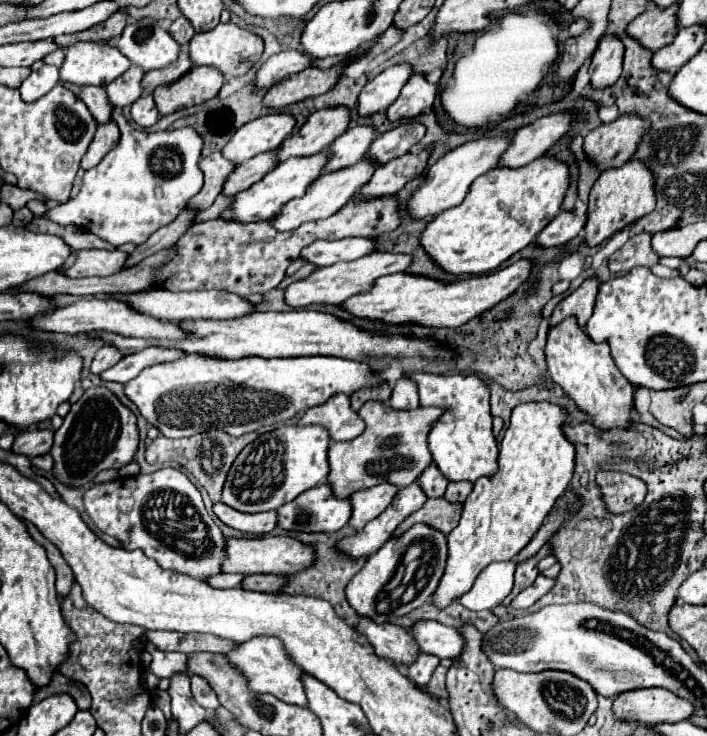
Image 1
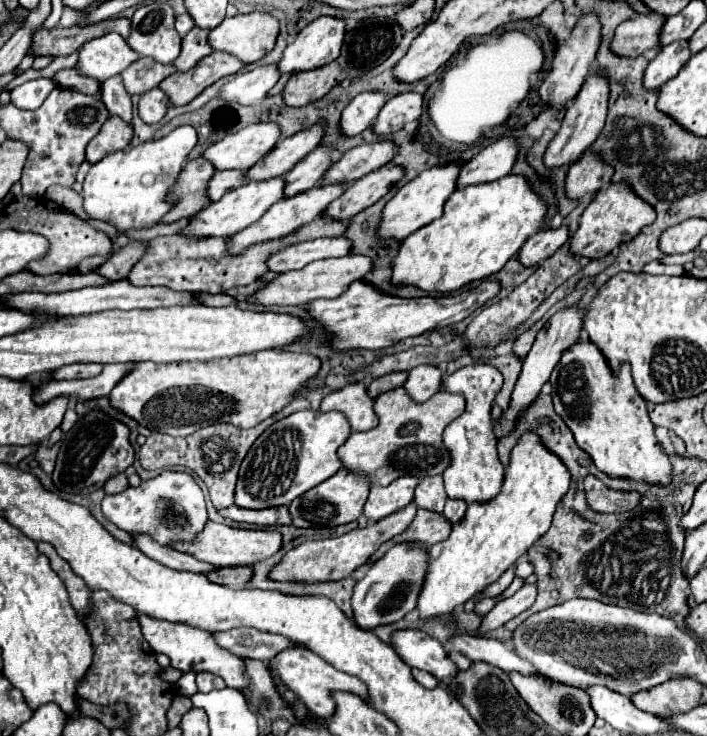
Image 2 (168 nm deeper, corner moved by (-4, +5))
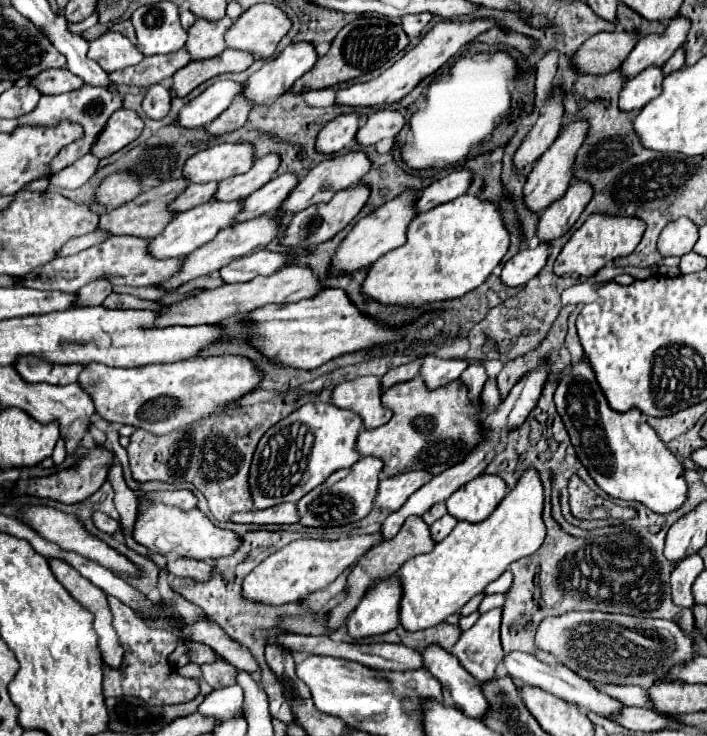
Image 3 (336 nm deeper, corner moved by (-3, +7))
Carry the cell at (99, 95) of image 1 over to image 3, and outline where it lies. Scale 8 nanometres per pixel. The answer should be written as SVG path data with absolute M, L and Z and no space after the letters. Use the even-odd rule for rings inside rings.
M50 68L40 72L38 76L32 78L32 84L40 88L40 94L62 94L68 90L78 90L84 86L84 82L68 72L66 68Z

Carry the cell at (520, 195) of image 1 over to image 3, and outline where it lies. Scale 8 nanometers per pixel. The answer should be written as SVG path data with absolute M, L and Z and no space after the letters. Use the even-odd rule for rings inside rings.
M462 194L418 214L408 228L406 244L372 264L362 292L386 306L422 306L424 302L460 298L478 288L492 274L508 248L510 232L504 228L502 212L496 202Z

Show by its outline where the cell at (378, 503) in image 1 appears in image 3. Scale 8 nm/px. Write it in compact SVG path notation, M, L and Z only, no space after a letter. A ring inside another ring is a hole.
M404 472L404 474L382 478L374 502L380 510L396 512L430 478L432 474L428 472Z

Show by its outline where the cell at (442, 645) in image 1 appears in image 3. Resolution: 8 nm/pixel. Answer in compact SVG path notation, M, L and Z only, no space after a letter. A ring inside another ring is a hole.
M508 652L504 654L502 658L502 666L508 670L508 674L512 678L518 678L522 680L524 684L530 684L530 686L538 686L574 706L578 706L582 712L594 712L594 714L600 714L600 716L616 716L624 710L624 704L612 696L608 696L606 692L600 692L594 684L590 684L588 680L576 676L572 670L564 668L564 666L552 666L552 664L546 664L542 662L540 658L536 658L534 654L528 654L528 652Z

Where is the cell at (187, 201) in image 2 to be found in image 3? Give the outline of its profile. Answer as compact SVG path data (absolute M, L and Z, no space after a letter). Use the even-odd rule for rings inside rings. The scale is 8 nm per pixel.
M180 176L176 180L166 180L162 184L158 184L156 188L140 194L136 200L114 208L110 212L106 212L104 216L100 216L100 228L108 230L116 236L124 236L124 234L132 234L132 236L140 236L140 238L156 238L172 220L178 212L170 210L170 204L188 188L190 180L186 176Z

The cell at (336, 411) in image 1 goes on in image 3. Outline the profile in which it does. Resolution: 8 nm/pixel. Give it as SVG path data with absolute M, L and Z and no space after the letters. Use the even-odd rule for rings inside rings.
M364 376L352 382L342 382L332 392L332 404L356 412L364 428L378 428L392 418L392 412L380 402L380 378Z

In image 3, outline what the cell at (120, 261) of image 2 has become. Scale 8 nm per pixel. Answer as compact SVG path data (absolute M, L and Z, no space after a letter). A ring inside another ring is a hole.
M98 278L98 280L92 280L90 284L86 284L84 288L80 288L78 292L78 300L80 304L78 306L88 306L88 304L102 304L104 298L112 294L112 282L106 280L106 278Z

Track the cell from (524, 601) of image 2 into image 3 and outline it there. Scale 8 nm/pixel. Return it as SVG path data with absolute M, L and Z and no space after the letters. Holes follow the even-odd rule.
M494 608L478 618L478 622L462 632L460 640L454 644L452 654L458 656L460 664L476 676L478 682L492 680L496 676L496 660L500 660L500 620L502 608Z

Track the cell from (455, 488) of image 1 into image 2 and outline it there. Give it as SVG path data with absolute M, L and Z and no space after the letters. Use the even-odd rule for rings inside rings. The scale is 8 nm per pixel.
M447 500L445 510L443 510L443 518L447 518L447 522L451 522L451 524L457 524L463 518L465 508L467 506L461 500Z

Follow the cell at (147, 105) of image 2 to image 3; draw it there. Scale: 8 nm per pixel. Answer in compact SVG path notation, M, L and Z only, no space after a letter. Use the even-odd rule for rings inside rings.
M156 84L156 86L150 86L146 90L146 96L144 96L144 102L142 102L142 110L146 112L148 118L152 120L160 120L168 114L170 110L170 90L164 88L162 84Z

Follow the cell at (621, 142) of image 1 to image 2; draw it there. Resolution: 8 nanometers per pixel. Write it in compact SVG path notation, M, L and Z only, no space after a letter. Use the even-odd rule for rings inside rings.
M589 152L573 166L569 166L565 178L565 196L569 200L581 200L587 194L595 194L601 188L609 186L611 176L613 176L613 168L601 164L601 160Z

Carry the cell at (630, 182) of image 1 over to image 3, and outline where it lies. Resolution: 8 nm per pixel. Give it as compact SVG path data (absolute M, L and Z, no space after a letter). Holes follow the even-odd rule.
M602 212L590 214L588 220L572 234L572 238L566 242L566 246L558 254L558 258L554 262L554 272L558 276L562 276L562 274L592 276L608 260L614 260L618 256L628 256L642 240L644 230L646 230L646 222L636 216L614 216L614 214L608 216Z

